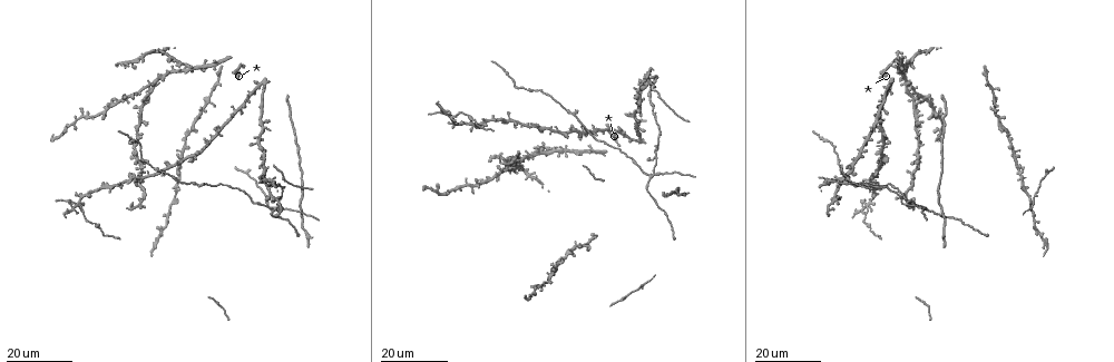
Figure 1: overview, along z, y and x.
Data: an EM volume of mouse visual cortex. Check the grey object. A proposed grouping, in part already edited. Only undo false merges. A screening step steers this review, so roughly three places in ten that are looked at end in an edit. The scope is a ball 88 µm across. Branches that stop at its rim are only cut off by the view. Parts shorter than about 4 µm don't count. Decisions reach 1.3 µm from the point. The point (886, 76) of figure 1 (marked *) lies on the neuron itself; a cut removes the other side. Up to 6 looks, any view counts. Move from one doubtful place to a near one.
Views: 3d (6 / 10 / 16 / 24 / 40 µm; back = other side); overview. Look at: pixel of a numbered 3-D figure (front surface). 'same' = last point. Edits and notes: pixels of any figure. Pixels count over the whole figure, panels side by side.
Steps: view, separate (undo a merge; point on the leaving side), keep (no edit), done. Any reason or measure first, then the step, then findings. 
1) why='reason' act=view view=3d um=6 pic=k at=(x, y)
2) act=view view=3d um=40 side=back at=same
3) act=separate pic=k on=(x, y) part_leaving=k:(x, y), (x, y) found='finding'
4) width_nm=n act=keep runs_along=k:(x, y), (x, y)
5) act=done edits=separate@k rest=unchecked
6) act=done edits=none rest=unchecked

act=view view=3d um=24 pic=1 at=(649, 96)

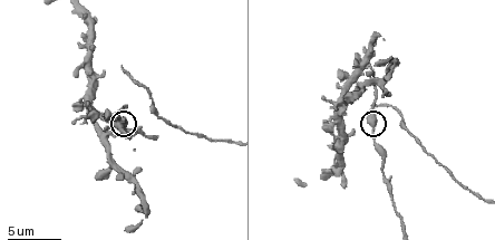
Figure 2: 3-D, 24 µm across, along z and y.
act=view view=3d um=10 pic=2 at=(373, 122)

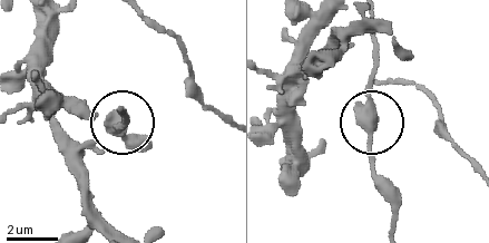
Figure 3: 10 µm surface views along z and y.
width_nm=430 act=keep found='all the same neuron'

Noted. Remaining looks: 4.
why='calibre changes' act=view view=3d um=16 pic=1 at=(898, 195)

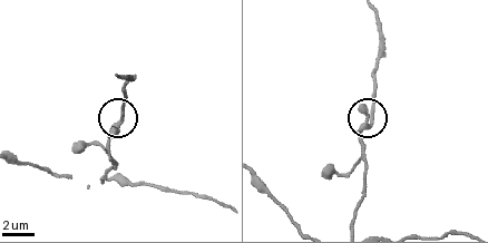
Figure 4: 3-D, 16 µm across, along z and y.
why='closer look' act=view view=3d um=6 pic=4 at=(124, 106)

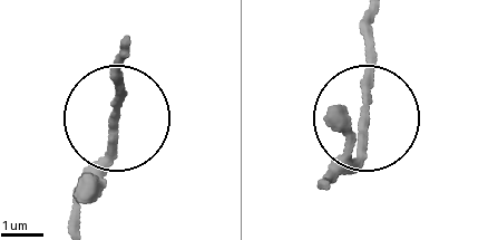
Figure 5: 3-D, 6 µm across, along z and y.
why='from behind' act=view view=3d um=6 side=back pic=5 at=(112, 121)

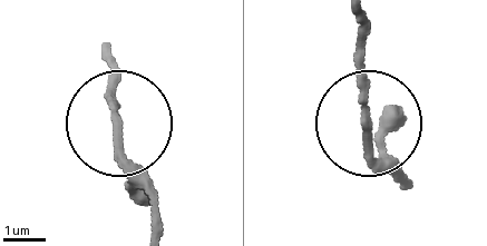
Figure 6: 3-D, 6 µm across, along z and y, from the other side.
width_nm=190 act=keep found='one neuron here'

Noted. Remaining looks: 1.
act=done edits=none rest=unchecked

